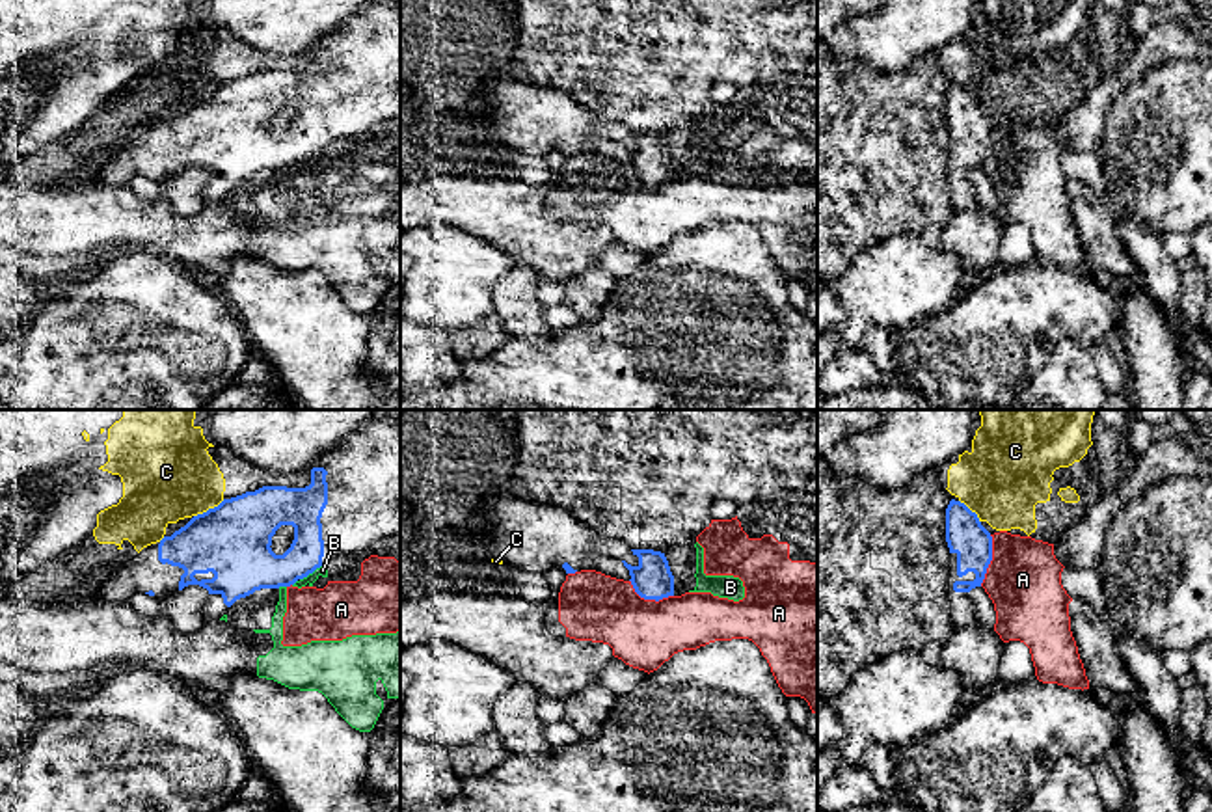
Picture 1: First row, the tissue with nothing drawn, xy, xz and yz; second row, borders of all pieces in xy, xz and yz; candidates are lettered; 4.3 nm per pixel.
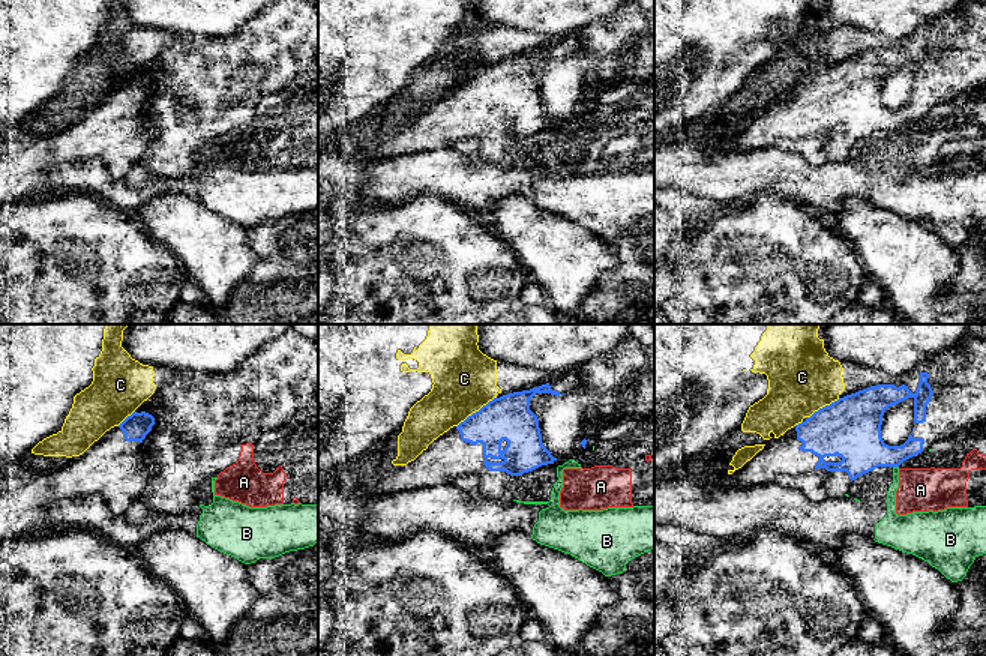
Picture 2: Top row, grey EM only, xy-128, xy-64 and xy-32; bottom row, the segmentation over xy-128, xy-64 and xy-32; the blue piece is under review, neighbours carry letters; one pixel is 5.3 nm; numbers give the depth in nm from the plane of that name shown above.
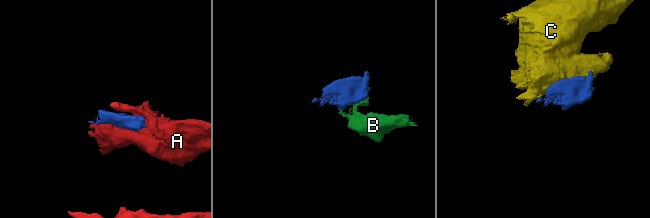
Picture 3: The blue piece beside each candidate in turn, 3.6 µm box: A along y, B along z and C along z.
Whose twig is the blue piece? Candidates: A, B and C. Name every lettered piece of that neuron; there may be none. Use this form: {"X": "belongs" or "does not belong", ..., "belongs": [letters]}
{"A": "does not belong", "B": "does not belong", "C": "does not belong", "belongs": []}

